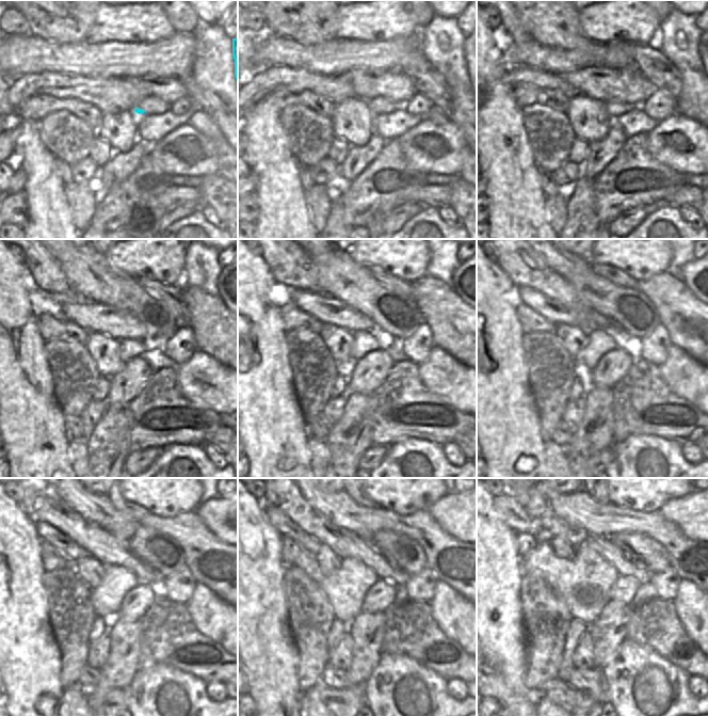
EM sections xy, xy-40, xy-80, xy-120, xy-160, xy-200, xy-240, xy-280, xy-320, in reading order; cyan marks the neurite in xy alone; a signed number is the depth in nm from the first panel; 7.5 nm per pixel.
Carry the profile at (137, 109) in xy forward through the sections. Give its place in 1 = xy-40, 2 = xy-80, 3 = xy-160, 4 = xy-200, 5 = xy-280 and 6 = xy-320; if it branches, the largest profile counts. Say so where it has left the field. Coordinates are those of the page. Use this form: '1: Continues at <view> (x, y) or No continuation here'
1: Continues at xy-40 (375, 111)
2: Continues at xy-80 (611, 109)
3: Continues at xy-160 (363, 341)
4: Continues at xy-200 (599, 341)
5: Continues at xy-280 (346, 588)
6: Continues at xy-320 (583, 583).

